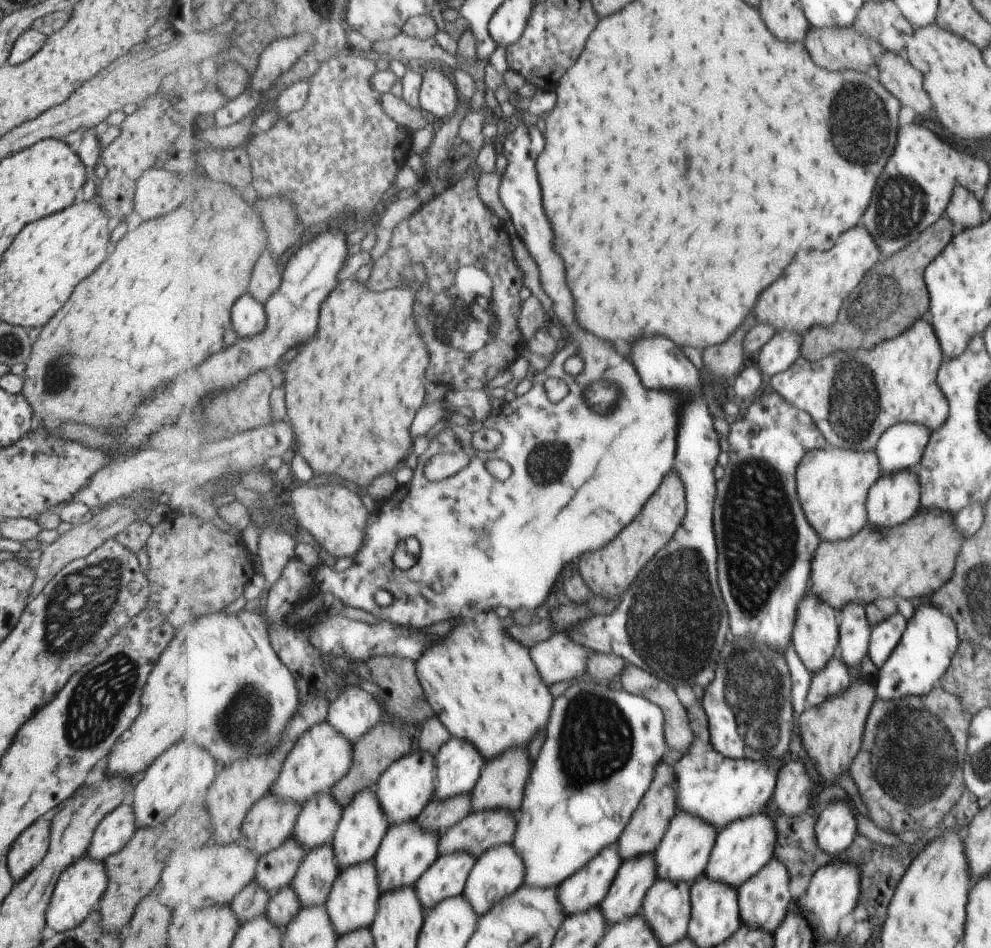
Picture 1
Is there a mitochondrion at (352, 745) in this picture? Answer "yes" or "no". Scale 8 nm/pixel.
no

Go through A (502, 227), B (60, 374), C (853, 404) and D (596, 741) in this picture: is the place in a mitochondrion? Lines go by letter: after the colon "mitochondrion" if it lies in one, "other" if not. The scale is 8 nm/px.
A: other
B: mitochondrion
C: mitochondrion
D: mitochondrion

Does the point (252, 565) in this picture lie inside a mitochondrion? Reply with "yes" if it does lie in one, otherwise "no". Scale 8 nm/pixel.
no

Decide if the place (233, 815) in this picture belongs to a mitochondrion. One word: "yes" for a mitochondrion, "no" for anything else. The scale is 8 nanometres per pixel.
no

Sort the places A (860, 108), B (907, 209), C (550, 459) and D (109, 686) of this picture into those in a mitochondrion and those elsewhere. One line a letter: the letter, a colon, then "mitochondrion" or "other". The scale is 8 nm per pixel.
A: mitochondrion
B: mitochondrion
C: mitochondrion
D: mitochondrion

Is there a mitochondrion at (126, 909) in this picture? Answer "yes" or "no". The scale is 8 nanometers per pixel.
no

